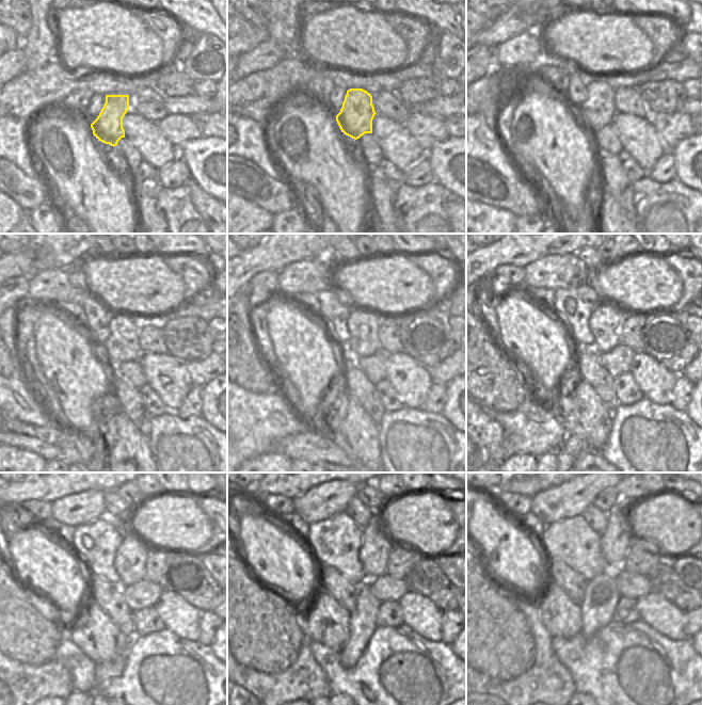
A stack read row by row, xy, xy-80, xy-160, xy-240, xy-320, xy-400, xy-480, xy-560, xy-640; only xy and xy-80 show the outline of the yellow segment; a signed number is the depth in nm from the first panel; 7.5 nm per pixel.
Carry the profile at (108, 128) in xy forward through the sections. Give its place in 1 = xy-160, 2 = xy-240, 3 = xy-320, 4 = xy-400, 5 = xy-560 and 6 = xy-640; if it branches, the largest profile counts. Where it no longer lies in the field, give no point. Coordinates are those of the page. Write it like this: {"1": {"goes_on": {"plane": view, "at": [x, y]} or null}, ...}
{"1": {"goes_on": {"plane": "xy-160", "at": [599, 109]}}, "2": {"goes_on": {"plane": "xy-240", "at": [123, 345]}}, "3": {"goes_on": {"plane": "xy-320", "at": [363, 325]}}, "4": {"goes_on": {"plane": "xy-400", "at": [605, 322]}}, "5": {"goes_on": {"plane": "xy-560", "at": [376, 547]}}, "6": {"goes_on": {"plane": "xy-640", "at": [616, 540]}}}

